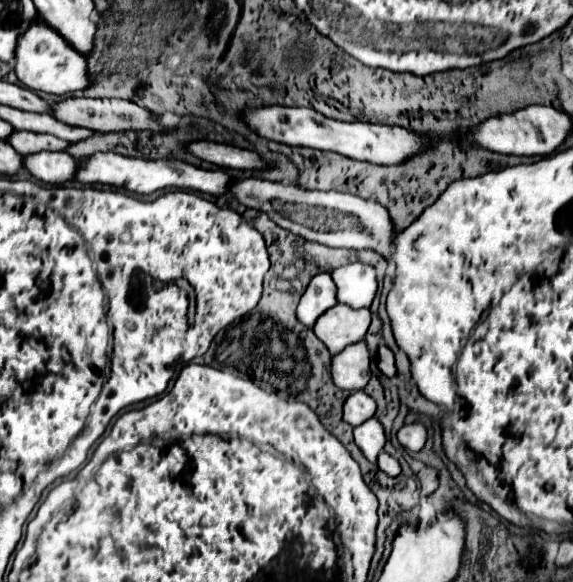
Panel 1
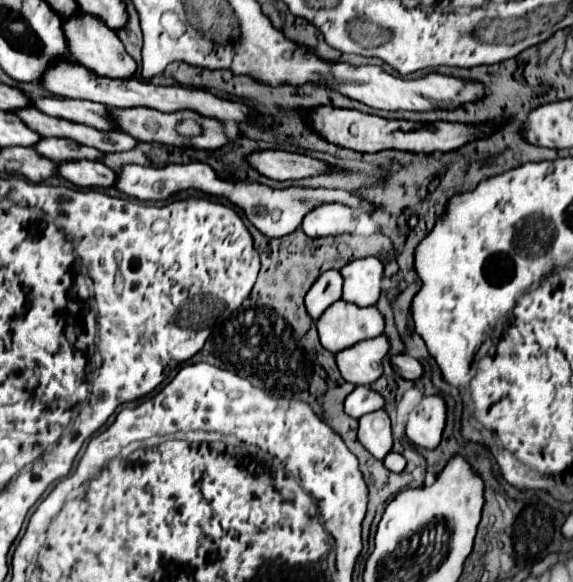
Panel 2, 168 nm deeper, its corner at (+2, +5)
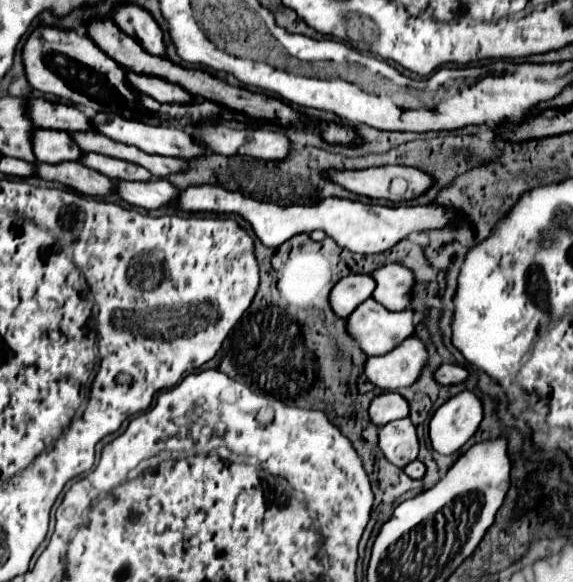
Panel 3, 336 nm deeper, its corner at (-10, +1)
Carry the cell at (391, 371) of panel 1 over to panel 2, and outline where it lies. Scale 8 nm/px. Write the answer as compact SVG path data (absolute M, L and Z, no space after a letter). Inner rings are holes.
M400 353L400 355L394 355L392 357L392 367L394 371L404 377L404 379L418 379L422 375L422 365L418 359L406 355L406 353Z

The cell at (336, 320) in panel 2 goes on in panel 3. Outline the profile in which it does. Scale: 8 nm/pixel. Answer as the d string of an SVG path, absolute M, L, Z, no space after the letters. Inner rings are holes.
M366 299L348 317L348 331L368 357L386 355L416 331L414 311L388 311L374 299Z

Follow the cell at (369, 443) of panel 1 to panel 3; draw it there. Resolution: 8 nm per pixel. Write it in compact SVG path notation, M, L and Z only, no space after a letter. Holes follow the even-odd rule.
M410 419L390 421L388 425L380 427L378 435L380 435L380 449L392 465L402 469L404 465L412 463L418 457L420 443Z

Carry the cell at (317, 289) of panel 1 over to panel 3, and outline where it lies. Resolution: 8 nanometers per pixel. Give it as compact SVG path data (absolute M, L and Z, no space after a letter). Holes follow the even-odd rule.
M348 275L334 285L330 293L330 305L338 317L348 317L360 303L372 297L374 289L376 289L374 277Z

